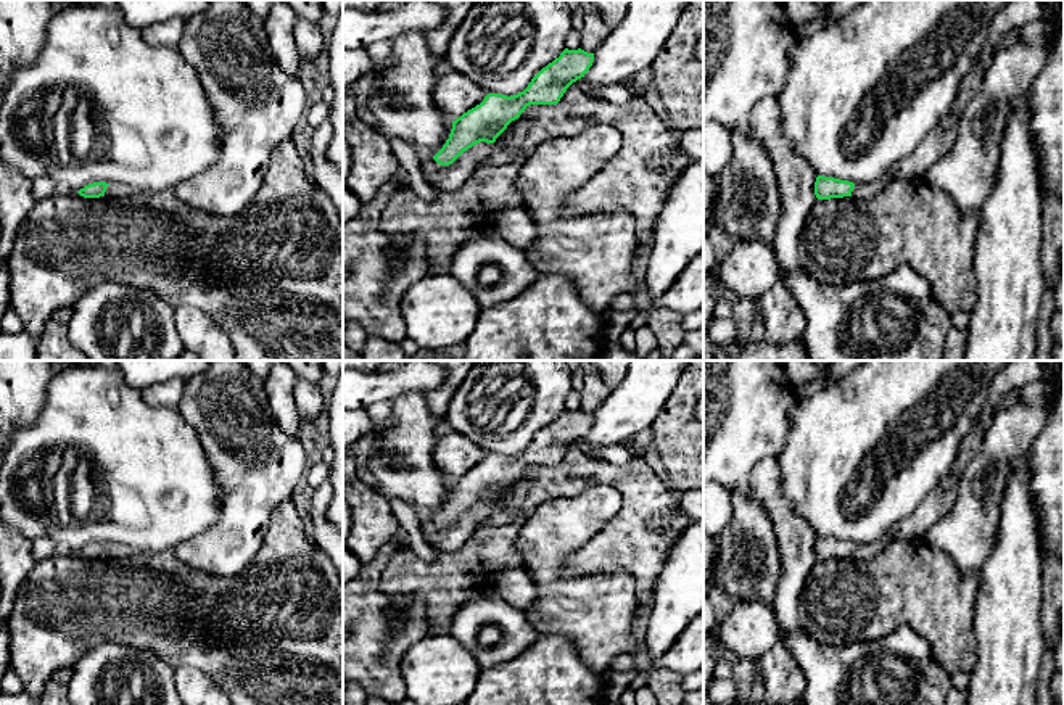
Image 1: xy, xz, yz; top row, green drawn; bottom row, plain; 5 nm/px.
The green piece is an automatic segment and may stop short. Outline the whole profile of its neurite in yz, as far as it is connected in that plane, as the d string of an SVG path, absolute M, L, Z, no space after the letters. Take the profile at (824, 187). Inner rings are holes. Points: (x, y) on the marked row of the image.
M818 175L814 182L814 195L818 200L853 196L856 200L871 200L892 185L892 179L884 175L874 183L853 183L834 177Z

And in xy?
M93 182L80 188L77 193L84 198L122 198L132 190L122 183L106 183L106 182Z

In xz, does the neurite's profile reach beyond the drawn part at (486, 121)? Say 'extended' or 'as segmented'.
extended

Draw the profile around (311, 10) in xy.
M282 0L282 2L295 11L298 19L319 23L325 14L320 0Z

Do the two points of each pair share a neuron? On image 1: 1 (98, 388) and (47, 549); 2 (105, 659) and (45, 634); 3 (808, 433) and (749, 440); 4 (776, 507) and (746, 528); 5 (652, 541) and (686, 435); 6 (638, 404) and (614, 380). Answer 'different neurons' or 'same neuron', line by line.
1: different neurons
2: different neurons
3: different neurons
4: different neurons
5: different neurons
6: different neurons

